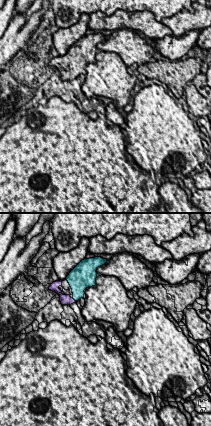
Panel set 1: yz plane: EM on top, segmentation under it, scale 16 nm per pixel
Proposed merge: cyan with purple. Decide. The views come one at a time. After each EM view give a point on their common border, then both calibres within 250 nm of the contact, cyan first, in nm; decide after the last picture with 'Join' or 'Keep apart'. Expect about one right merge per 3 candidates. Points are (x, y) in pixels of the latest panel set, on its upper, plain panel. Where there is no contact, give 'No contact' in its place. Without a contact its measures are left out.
Touches cyan at (74, 75). Thickness 280 nm (cyan) against 160 nm

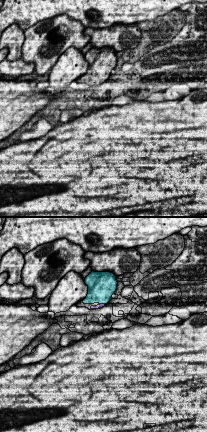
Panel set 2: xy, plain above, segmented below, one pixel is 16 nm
Touches cyan at (102, 79). Thickness 420 nm (cyan) against 60 nm

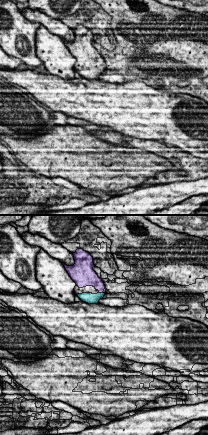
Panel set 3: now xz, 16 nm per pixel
Touches cyan at (101, 69). Thickness 170 nm (cyan) against 190 nm

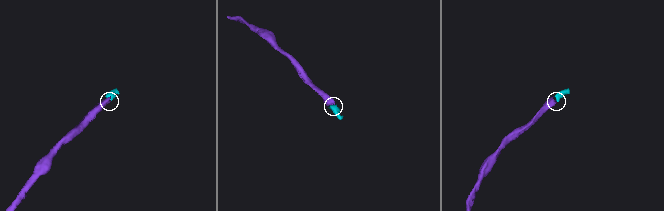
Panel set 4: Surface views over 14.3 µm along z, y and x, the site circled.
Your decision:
Join

